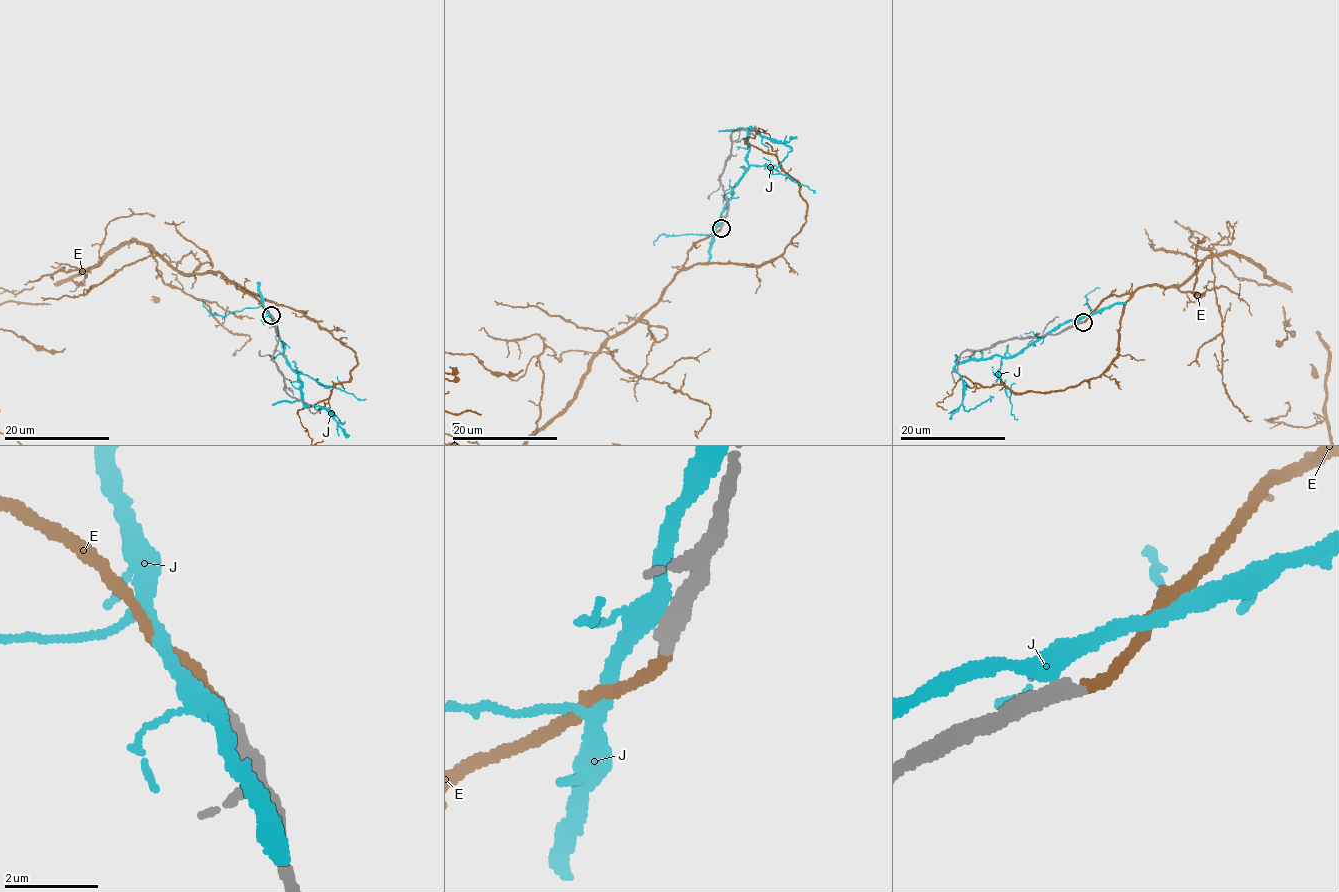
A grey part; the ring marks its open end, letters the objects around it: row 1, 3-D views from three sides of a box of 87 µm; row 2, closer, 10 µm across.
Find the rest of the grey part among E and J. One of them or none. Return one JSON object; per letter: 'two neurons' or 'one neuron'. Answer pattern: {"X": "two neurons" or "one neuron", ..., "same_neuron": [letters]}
{"E": "one neuron", "J": "two neurons", "same_neuron": ["E"]}

